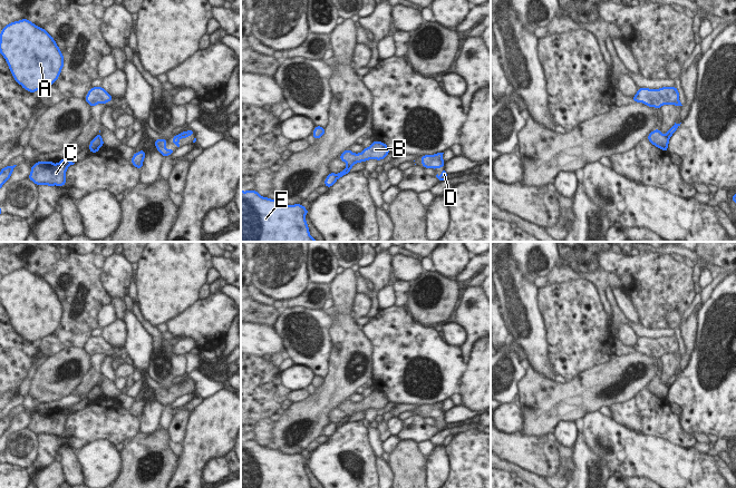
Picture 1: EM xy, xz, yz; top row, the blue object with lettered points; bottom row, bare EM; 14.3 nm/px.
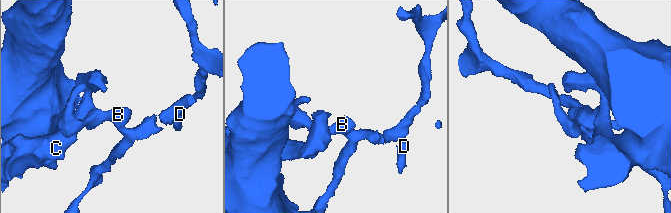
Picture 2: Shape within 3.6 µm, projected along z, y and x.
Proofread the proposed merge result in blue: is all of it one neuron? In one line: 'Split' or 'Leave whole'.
Split

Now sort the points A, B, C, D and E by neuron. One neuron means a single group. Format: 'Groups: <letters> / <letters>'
Groups: A C E / B D

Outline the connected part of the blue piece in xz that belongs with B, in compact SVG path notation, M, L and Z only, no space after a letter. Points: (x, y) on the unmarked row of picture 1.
M376 390L359 403L355 403L350 399L345 400L340 404L340 409L347 413L347 417L352 417L355 413L367 411L368 409L385 409L389 402L390 401L385 392Z

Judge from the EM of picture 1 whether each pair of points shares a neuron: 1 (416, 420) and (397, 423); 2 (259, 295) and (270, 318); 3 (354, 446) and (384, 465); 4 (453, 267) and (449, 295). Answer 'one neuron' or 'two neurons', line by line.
1: two neurons
2: two neurons
3: two neurons
4: two neurons

